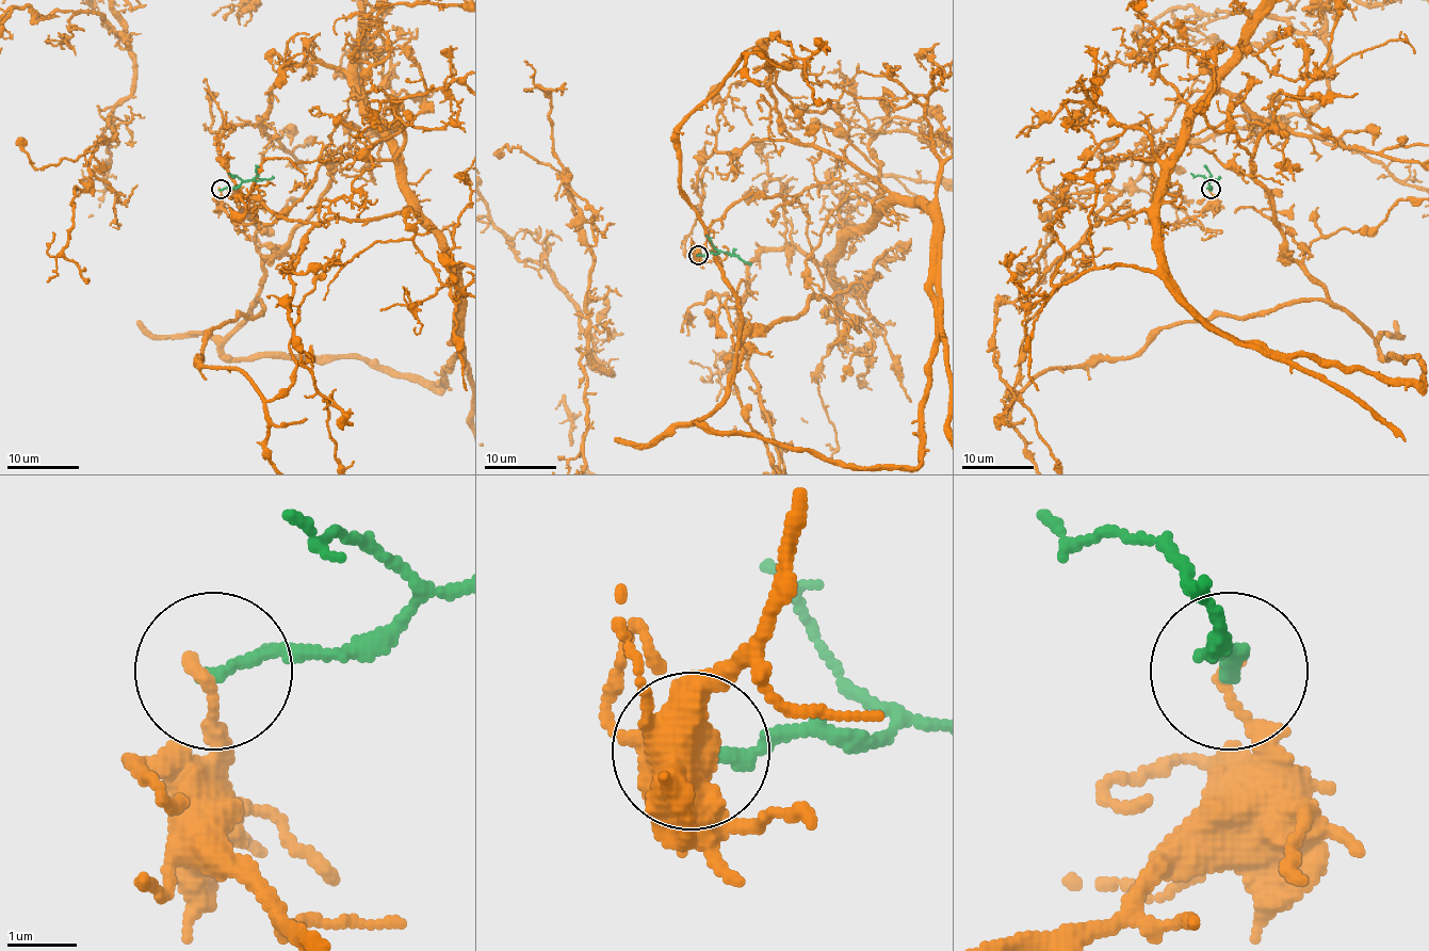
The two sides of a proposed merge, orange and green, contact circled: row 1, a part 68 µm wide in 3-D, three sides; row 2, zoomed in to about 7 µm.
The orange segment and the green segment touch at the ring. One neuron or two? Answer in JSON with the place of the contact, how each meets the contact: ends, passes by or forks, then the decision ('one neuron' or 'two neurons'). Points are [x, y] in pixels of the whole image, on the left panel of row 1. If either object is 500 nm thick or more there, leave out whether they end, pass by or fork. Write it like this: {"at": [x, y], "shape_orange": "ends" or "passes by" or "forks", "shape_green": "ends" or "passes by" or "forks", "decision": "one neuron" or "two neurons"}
{"at": [221, 189], "shape_orange": "ends", "shape_green": "ends", "decision": "two neurons"}

